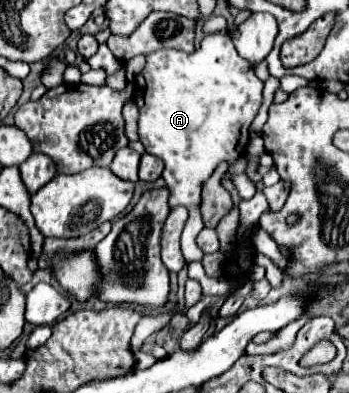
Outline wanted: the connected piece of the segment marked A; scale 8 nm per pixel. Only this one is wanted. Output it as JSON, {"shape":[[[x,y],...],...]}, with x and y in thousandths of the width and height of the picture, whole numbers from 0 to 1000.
{"shape":[[[619,81],[596,87],[573,122],[550,137],[516,132],[516,127],[453,127],[418,142],[413,178],[390,193],[390,229],[407,229],[407,260],[401,260],[401,295],[395,295],[395,336],[401,361],[413,366],[424,392],[441,392],[470,407],[470,438],[464,453],[476,458],[476,478],[487,483],[487,529],[533,524],[544,539],[544,560],[519,595],[519,636],[533,667],[573,662],[585,646],[562,626],[562,601],[585,580],[570,519],[576,511],[579,463],[596,458],[613,438],[613,427],[630,412],[676,412],[693,397],[693,321],[705,316],[699,336],[699,377],[711,366],[711,321],[728,305],[745,265],[751,265],[751,224],[756,209],[728,188],[728,173],[682,142],[659,87],[653,81]]]}

